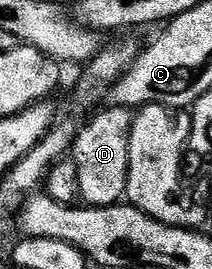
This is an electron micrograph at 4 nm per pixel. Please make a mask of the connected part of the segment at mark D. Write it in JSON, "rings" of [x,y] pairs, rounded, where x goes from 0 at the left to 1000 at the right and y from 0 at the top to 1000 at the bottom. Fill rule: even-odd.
{"rings":[[[514,398],[462,420],[410,465],[373,476],[349,513],[340,591],[358,606],[358,636],[377,651],[377,732],[410,762],[552,762],[594,729],[604,636],[613,632],[613,491],[632,454],[632,420],[590,398]]]}

